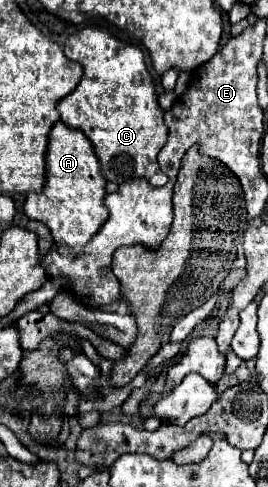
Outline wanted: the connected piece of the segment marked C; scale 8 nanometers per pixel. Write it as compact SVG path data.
M85 27L65 41L63 51L69 59L79 61L83 65L83 77L79 85L57 103L61 121L65 121L65 125L73 129L81 129L89 137L99 157L101 173L107 181L129 181L135 177L145 177L153 187L163 187L167 183L167 177L159 169L157 155L167 141L167 125L163 121L165 111L157 103L155 85L145 67L141 49L115 39L101 27Z

